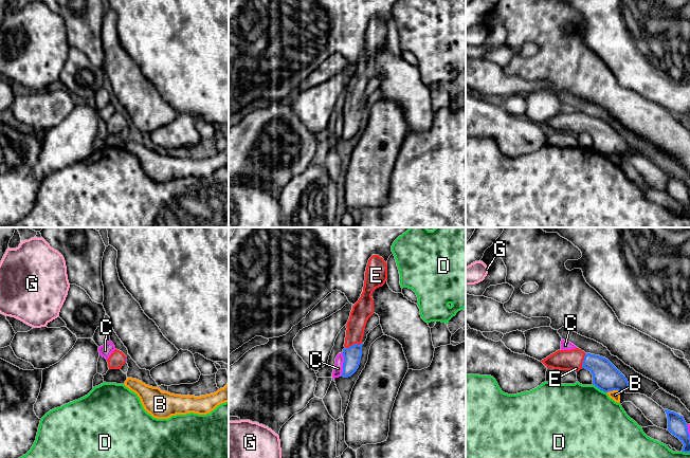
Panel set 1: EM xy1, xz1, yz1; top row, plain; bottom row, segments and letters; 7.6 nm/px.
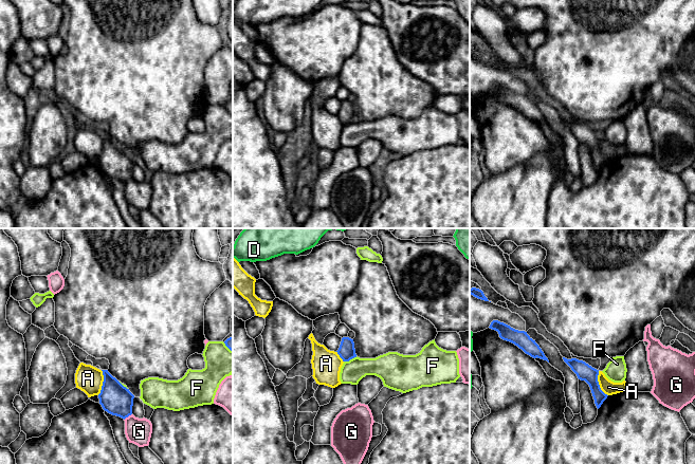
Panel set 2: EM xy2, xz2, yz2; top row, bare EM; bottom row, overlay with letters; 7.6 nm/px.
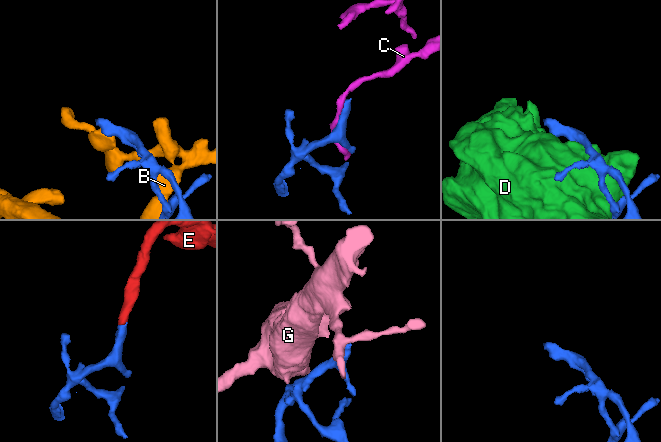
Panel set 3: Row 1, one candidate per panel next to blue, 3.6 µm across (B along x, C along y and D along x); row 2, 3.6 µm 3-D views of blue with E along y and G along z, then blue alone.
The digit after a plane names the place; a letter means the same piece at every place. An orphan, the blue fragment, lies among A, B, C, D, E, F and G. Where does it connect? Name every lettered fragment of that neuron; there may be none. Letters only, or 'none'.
E

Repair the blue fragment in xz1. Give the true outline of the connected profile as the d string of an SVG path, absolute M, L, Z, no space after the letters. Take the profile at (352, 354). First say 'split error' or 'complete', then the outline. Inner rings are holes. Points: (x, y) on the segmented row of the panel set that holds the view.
split error | M373 255L367 263L363 292L359 300L352 306L346 325L346 337L343 349L344 378L351 377L359 368L362 356L362 340L368 318L374 314L373 292L382 287L387 280L387 263L379 255Z

